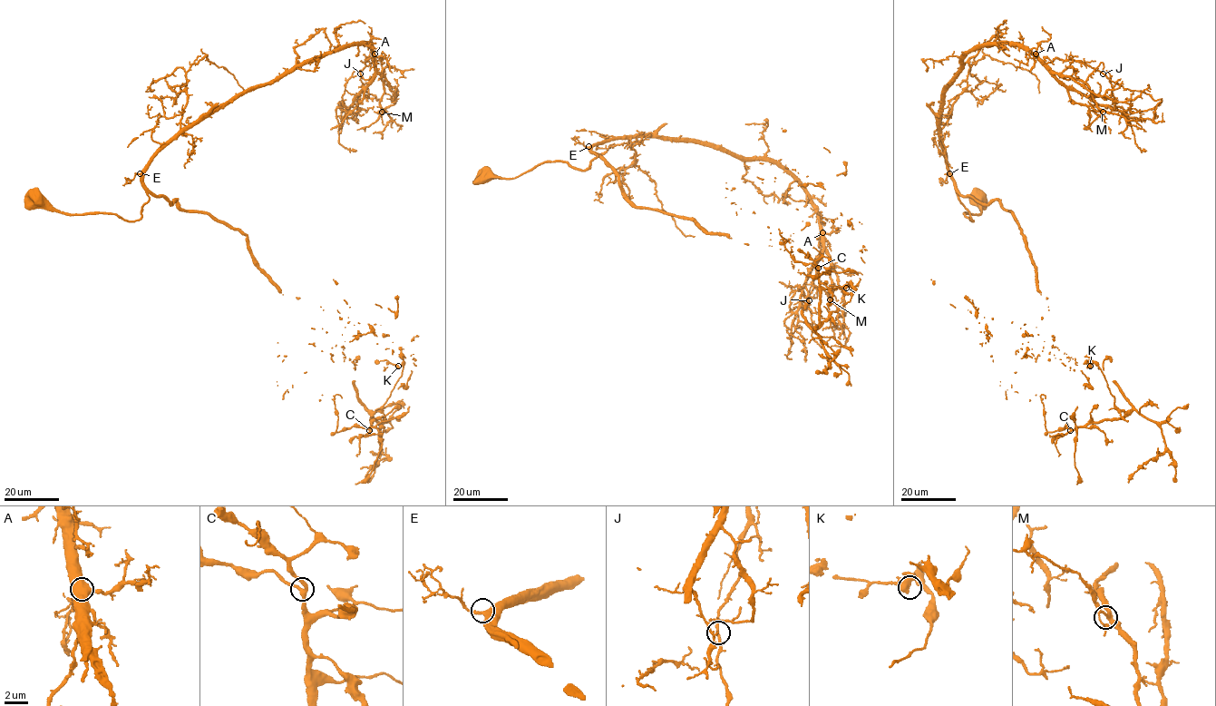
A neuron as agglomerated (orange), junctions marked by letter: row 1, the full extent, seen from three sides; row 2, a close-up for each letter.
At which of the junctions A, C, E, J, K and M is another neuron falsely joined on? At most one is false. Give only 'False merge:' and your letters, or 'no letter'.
False merge: no letter

